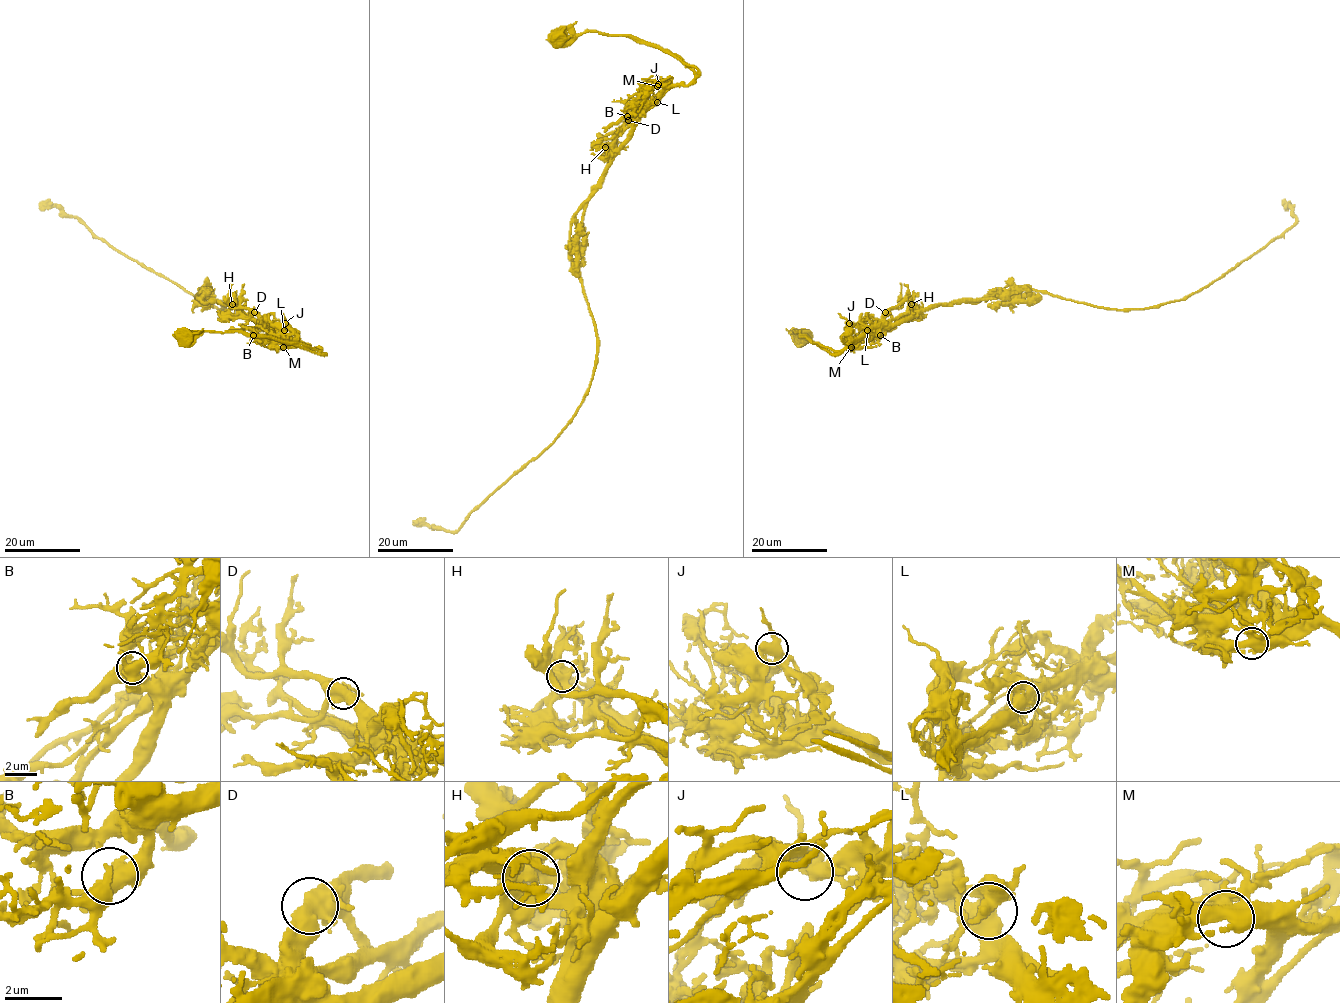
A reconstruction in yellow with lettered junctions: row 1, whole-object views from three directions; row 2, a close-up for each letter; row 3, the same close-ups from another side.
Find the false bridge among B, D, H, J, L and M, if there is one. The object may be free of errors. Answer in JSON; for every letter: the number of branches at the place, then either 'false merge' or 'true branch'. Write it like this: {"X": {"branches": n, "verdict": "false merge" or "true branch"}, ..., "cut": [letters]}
{"B": {"branches": 3, "verdict": "true branch"}, "D": {"branches": 4, "verdict": "true branch"}, "H": {"branches": 5, "verdict": "true branch"}, "J": {"branches": 4, "verdict": "true branch"}, "L": {"branches": 5, "verdict": "false merge"}, "M": {"branches": 5, "verdict": "true branch"}, "cut": ["L"]}

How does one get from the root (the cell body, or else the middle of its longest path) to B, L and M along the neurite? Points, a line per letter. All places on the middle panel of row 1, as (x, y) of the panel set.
B: (557, 37), (597, 31), (639, 38), (677, 55), (694, 71), (695, 77), (687, 85), (672, 86), (627, 116)
L: (557, 37), (597, 31), (639, 38), (677, 55), (694, 71), (695, 77), (687, 85), (672, 86), (657, 102)
M: (557, 37), (597, 31), (639, 38), (677, 55), (694, 71), (695, 77), (687, 85), (657, 86)

